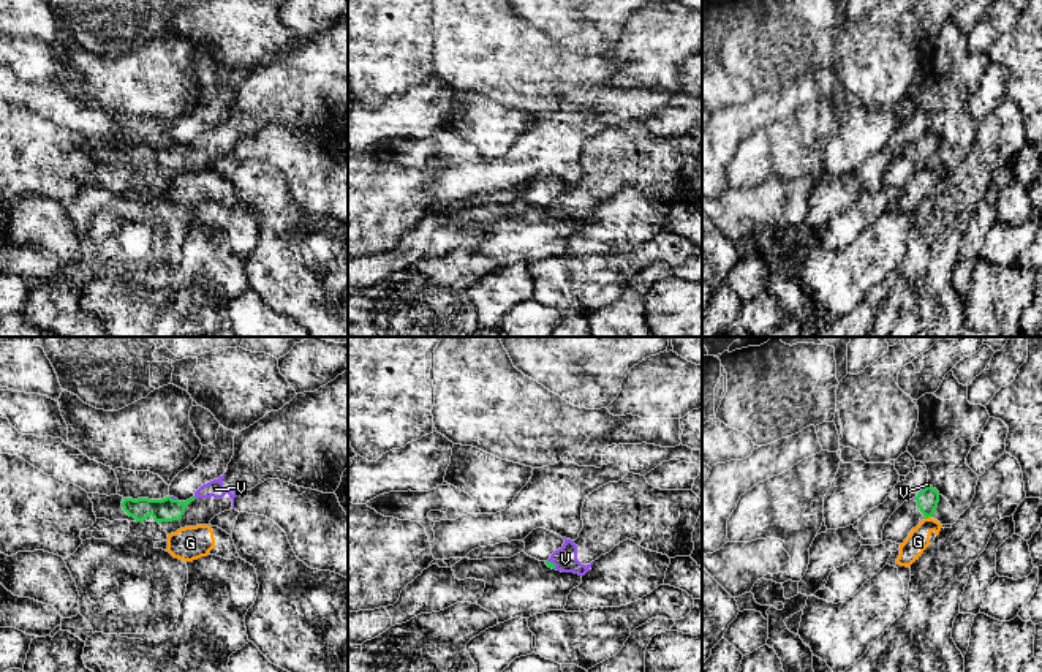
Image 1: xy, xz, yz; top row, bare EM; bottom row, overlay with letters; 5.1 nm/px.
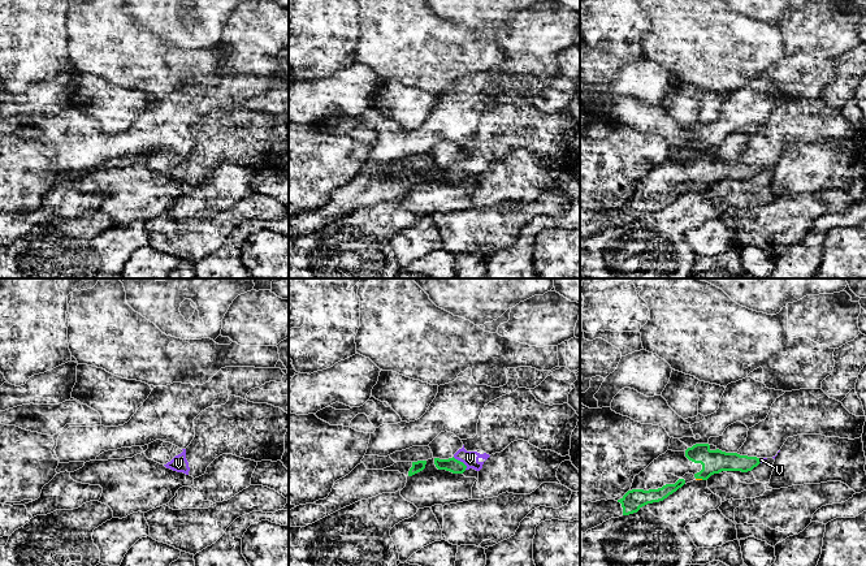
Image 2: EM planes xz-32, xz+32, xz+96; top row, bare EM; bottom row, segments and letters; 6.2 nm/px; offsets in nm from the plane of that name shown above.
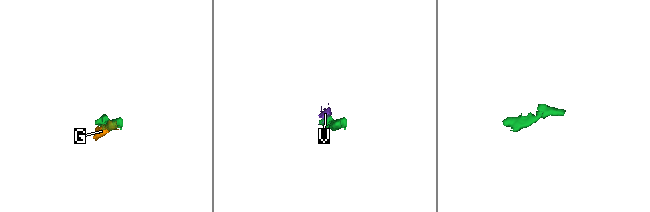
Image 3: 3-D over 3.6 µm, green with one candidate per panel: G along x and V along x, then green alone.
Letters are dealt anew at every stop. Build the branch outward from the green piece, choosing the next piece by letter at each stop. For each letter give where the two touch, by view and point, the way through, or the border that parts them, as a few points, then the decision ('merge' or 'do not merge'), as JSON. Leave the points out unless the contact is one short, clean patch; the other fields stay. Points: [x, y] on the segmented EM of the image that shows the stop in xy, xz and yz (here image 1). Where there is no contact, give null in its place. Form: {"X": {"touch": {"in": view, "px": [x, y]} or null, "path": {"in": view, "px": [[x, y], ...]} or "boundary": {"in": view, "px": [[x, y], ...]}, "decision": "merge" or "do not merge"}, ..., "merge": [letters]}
{"G": {"touch": {"in": "yz", "px": [927, 517]}, "decision": "do not merge"}, "V": {"touch": {"in": "xz", "px": [552, 563]}, "path": {"in": "xz", "px": [[551, 565], [552, 563], [565, 558]]}, "decision": "merge"}, "merge": ["V"]}

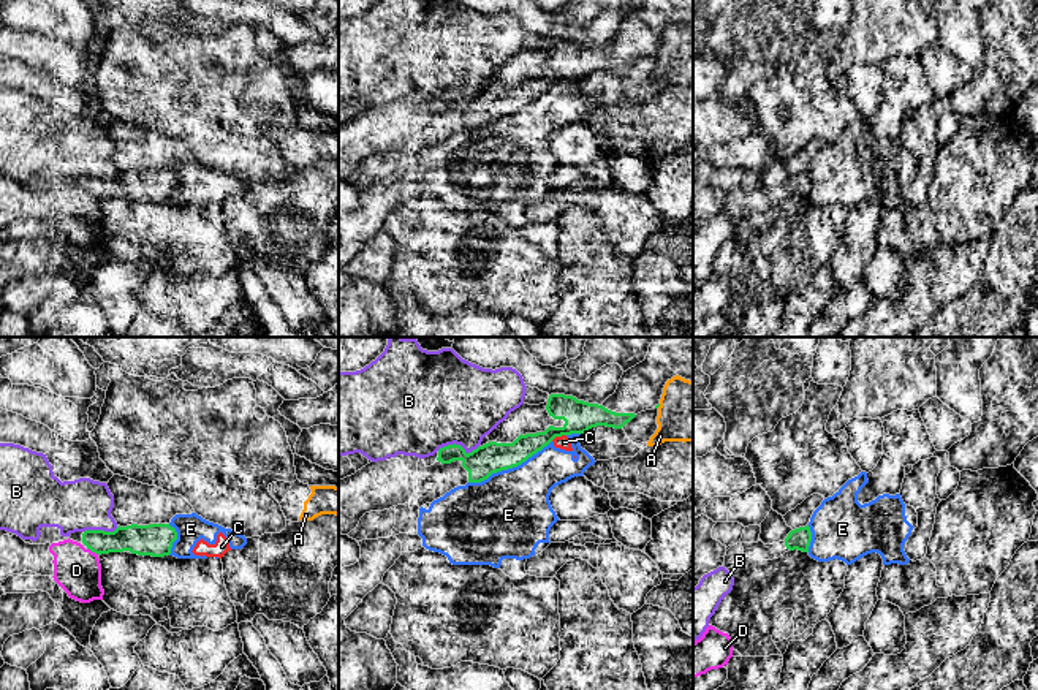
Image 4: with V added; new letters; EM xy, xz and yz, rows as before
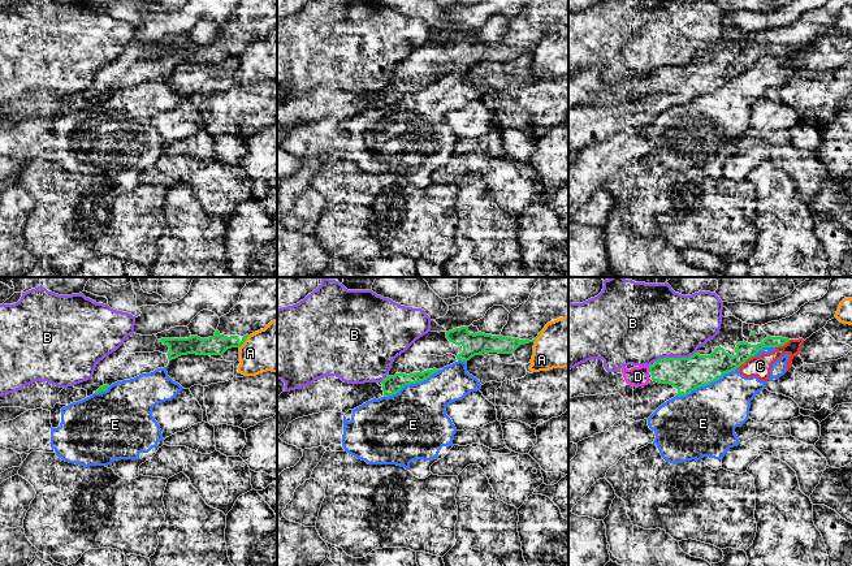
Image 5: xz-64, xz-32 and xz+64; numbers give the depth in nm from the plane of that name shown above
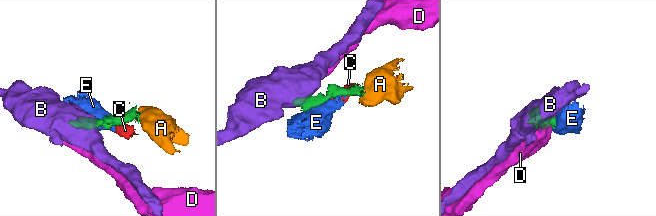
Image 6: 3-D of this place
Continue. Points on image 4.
{"A": {"touch": {"in": "xz", "px": [659, 405]}, "boundary": {"in": "xz", "px": [[660, 404], [657, 407]]}, "decision": "do not merge"}, "B": {"touch": {"in": "xz", "px": [458, 445]}, "boundary": {"in": "xz", "px": [[478, 445], [467, 453], [454, 443], [437, 450]]}, "decision": "do not merge"}, "C": {"touch": {"in": "xz", "px": [557, 435]}, "decision": "do not merge"}, "D": {"touch": {"in": "xy", "px": [92, 551]}, "boundary": {"in": "xy", "px": [[87, 548], [97, 554]]}, "decision": "do not merge"}, "E": {"touch": {"in": "xz", "px": [510, 467]}, "decision": "do not merge"}, "merge": []}

